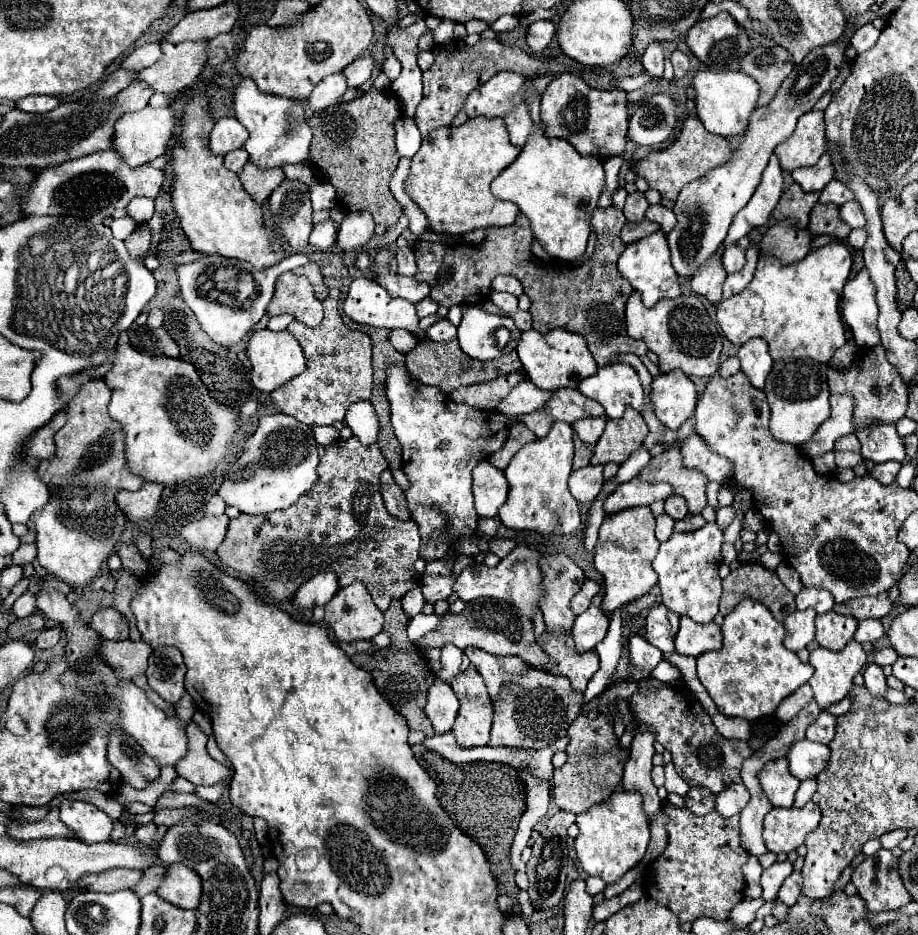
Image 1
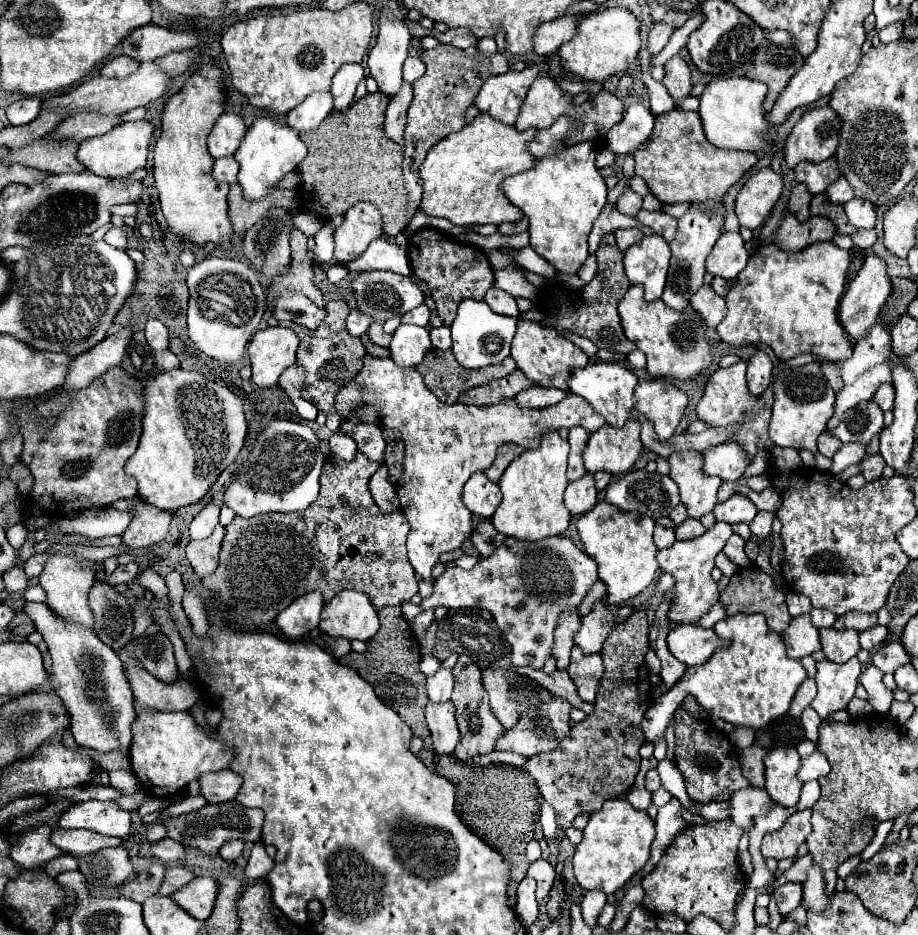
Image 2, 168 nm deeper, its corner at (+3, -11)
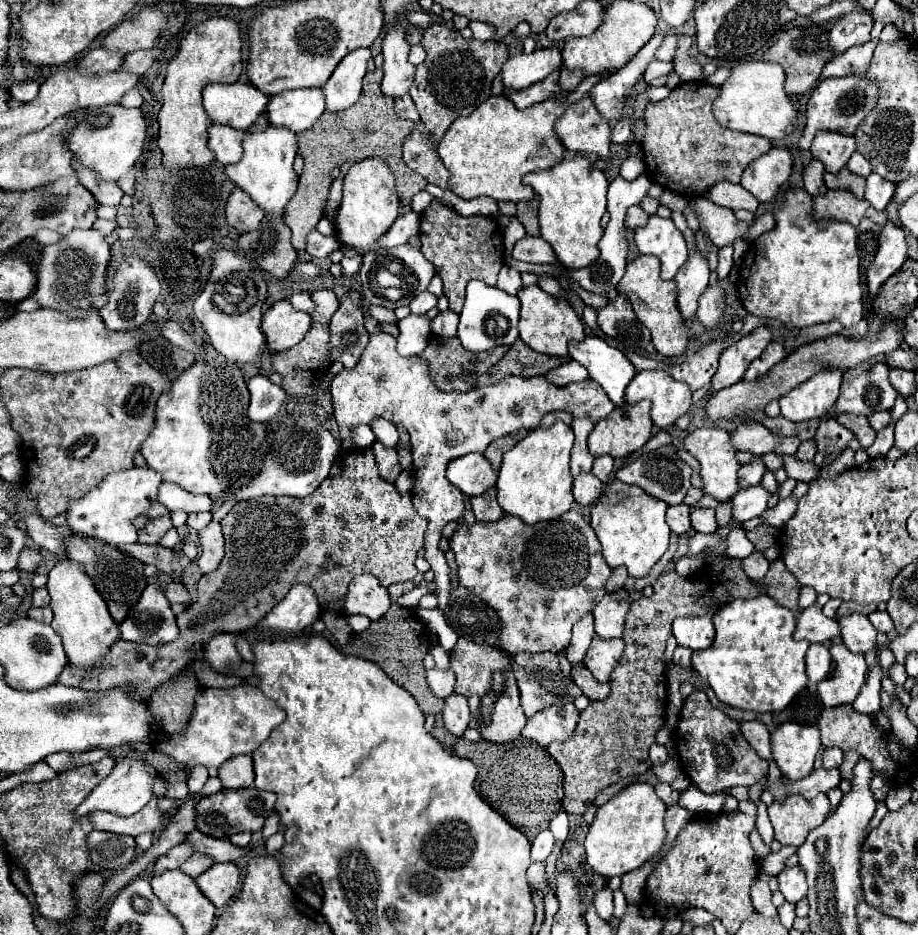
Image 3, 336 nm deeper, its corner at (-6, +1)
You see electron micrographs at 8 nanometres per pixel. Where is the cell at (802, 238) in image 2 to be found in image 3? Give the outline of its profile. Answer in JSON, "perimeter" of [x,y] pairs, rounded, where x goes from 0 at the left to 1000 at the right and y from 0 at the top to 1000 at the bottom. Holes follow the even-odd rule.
{"perimeter":[[[903,203],[897,210],[886,212],[886,227],[894,229],[894,235],[914,235],[934,242],[947,222],[944,214],[934,214],[927,205]]]}

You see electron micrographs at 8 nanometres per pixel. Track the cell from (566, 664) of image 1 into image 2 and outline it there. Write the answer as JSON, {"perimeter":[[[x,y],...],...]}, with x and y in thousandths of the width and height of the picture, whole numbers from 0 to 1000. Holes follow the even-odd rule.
{"perimeter":[[[625,691],[619,721],[625,727],[632,747],[638,751],[647,751],[654,727],[658,723],[658,706],[654,699],[634,699],[632,693]]]}

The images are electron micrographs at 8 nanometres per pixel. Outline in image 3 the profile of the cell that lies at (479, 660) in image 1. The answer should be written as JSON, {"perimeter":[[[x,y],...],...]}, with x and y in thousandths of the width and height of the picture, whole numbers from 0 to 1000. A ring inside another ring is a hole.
{"perimeter":[[[600,697],[561,699],[559,702],[559,721],[561,721],[563,734],[565,734],[565,742],[568,742],[568,757],[574,768],[578,768],[583,761],[587,761],[600,753],[618,753],[618,751],[624,751],[629,747],[629,742],[633,744],[633,738],[626,734],[626,729],[622,725],[613,723],[607,699],[600,699]]]}

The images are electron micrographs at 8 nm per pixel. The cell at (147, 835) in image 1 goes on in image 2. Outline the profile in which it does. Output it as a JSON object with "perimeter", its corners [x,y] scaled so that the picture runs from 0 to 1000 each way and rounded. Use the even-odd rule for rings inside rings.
{"perimeter":[[[179,896],[170,903],[166,903],[163,911],[166,911],[166,916],[170,916],[176,922],[198,922],[198,918],[200,918],[200,905],[192,903],[192,898],[185,898],[185,896]]]}

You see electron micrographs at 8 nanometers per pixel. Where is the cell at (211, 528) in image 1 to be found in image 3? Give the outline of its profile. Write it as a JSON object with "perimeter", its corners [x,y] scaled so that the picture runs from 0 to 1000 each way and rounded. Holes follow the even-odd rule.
{"perimeter":[[[232,556],[228,563],[217,567],[217,578],[219,578],[219,595],[215,603],[221,614],[230,614],[243,597],[243,571],[239,558]]]}

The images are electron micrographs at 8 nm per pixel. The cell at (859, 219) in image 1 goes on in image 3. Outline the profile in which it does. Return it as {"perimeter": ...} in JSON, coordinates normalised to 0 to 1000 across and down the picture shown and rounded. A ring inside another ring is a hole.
{"perimeter":[[[947,186],[944,199],[942,199],[942,214],[958,227],[964,225],[964,220],[971,216],[975,207],[975,197],[968,197],[955,186]]]}

